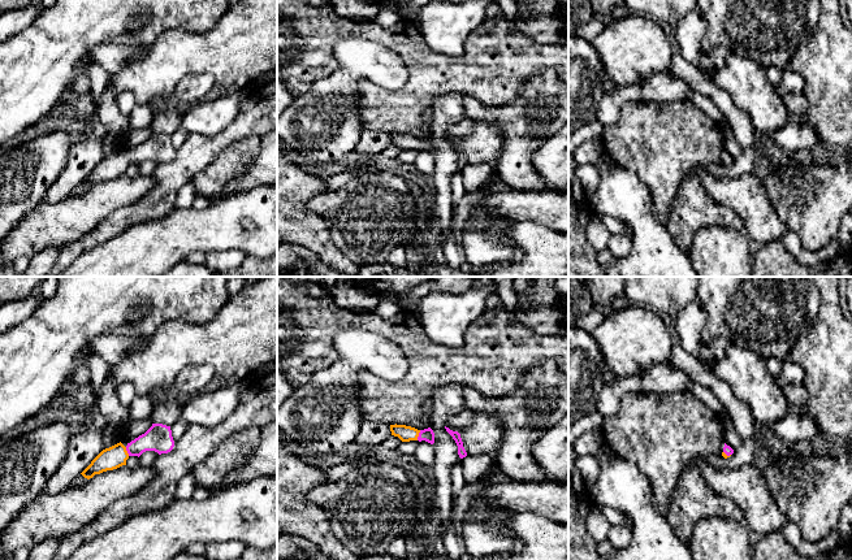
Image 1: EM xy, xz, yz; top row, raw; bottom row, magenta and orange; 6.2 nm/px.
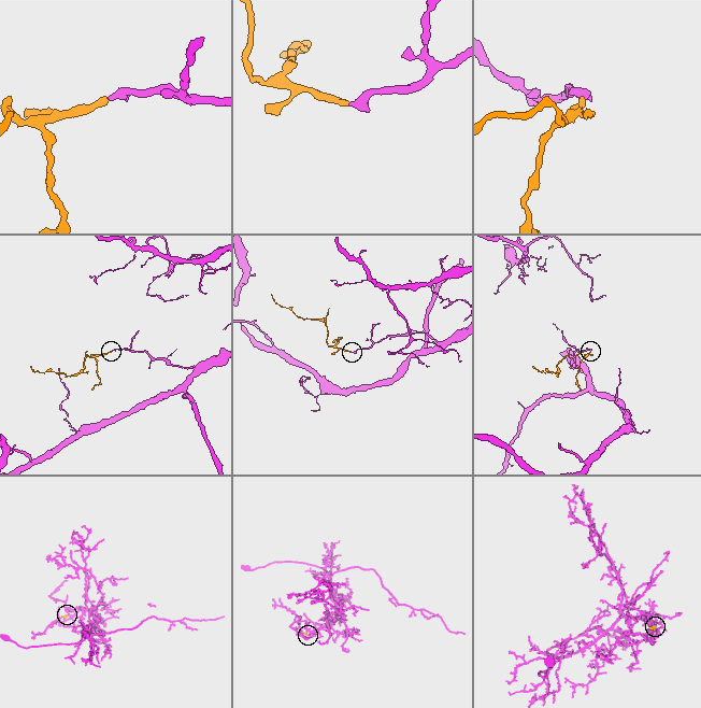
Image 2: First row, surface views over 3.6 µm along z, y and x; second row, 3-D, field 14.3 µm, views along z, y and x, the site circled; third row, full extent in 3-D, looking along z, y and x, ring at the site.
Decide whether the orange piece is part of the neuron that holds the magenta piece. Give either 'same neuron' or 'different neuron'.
same neuron

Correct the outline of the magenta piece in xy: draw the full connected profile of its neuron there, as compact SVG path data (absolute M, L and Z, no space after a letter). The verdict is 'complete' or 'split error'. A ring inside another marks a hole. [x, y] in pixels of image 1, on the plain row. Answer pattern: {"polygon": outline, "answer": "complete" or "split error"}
{"polygon": "M152 133L144 143L127 152L126 156L120 151L103 159L81 183L90 188L95 183L126 174L130 165L139 166L146 160L155 160L159 164L168 162L173 156L174 149L170 135Z", "answer": "split error"}

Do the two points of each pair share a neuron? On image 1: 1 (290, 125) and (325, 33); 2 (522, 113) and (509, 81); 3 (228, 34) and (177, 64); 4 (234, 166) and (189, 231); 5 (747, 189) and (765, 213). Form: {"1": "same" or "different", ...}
{"1": "different", "2": "different", "3": "same", "4": "different", "5": "same"}

